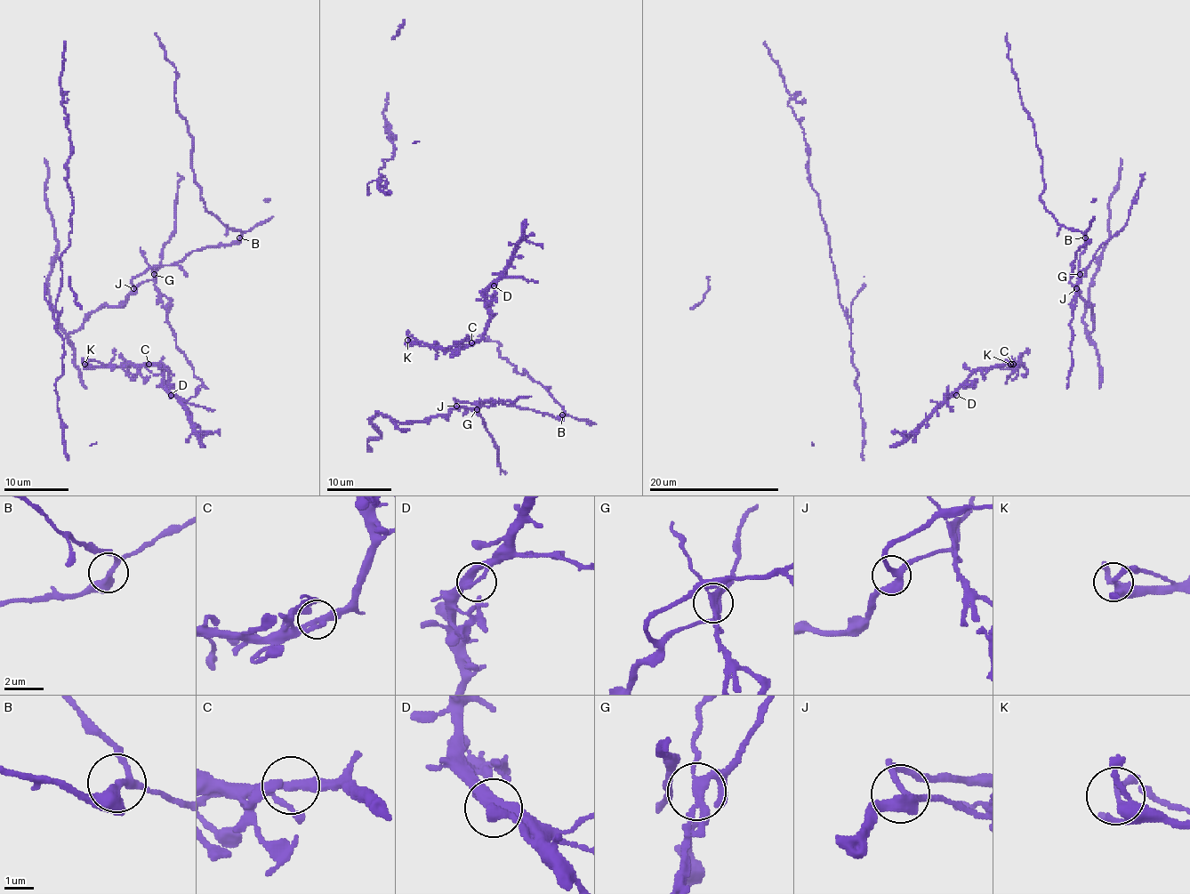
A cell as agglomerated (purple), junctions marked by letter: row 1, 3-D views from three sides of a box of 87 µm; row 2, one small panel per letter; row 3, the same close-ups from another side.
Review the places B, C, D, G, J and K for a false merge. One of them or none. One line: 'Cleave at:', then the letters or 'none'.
Cleave at: G

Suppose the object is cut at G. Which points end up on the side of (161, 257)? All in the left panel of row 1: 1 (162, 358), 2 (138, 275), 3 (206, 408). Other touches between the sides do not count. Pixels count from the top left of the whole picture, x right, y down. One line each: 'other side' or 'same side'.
1: same side
2: same side
3: same side

